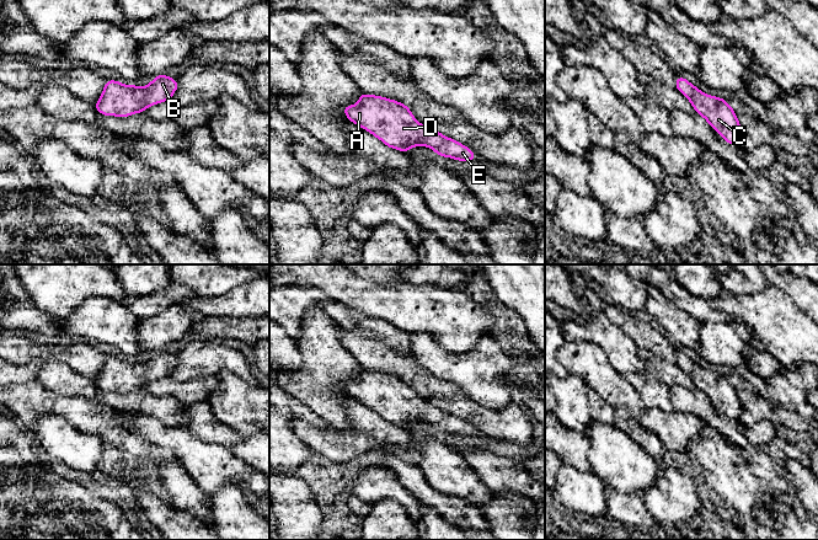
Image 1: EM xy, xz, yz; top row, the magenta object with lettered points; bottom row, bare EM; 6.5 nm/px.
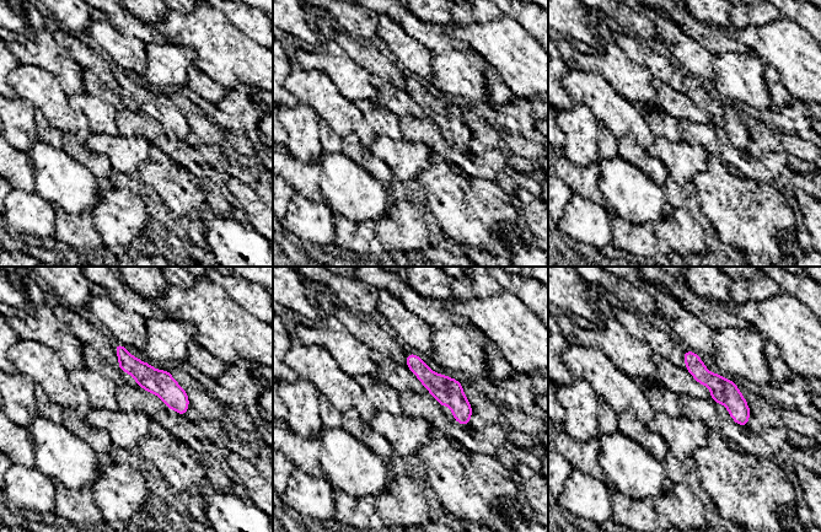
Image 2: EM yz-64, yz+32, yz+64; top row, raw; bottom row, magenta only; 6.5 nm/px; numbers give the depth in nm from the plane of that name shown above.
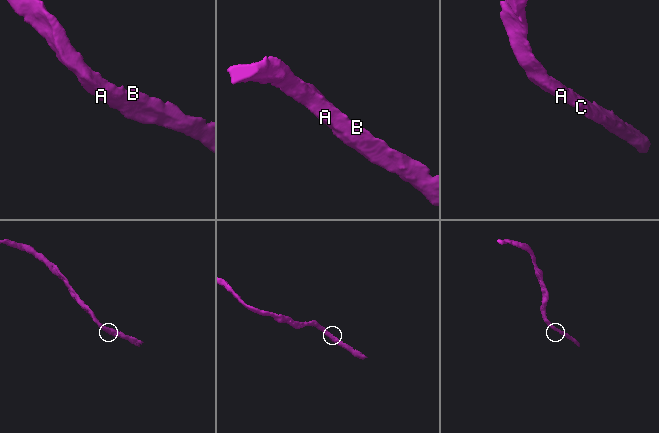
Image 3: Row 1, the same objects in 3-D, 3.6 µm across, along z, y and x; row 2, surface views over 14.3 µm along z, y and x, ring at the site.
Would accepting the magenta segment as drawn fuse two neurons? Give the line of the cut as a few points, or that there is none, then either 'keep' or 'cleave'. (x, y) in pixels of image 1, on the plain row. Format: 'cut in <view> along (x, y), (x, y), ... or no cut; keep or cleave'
no cut; keep

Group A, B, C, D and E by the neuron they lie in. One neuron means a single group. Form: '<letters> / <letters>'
A B C D E

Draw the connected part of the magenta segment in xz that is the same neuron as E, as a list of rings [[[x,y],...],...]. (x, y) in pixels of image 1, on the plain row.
[[[360,370],[353,381],[342,383],[346,392],[380,415],[391,424],[406,428],[413,422],[428,422],[439,432],[472,437],[476,431],[465,421],[432,402],[417,397],[407,381],[375,370]]]

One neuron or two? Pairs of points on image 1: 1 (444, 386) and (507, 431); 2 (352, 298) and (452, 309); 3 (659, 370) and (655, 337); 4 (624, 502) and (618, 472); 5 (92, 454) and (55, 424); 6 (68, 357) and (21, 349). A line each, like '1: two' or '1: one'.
1: two
2: one
3: two
4: two
5: one
6: one

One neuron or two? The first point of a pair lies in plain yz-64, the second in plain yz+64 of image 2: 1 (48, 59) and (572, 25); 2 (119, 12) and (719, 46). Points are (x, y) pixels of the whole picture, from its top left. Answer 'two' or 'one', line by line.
1: two
2: one

